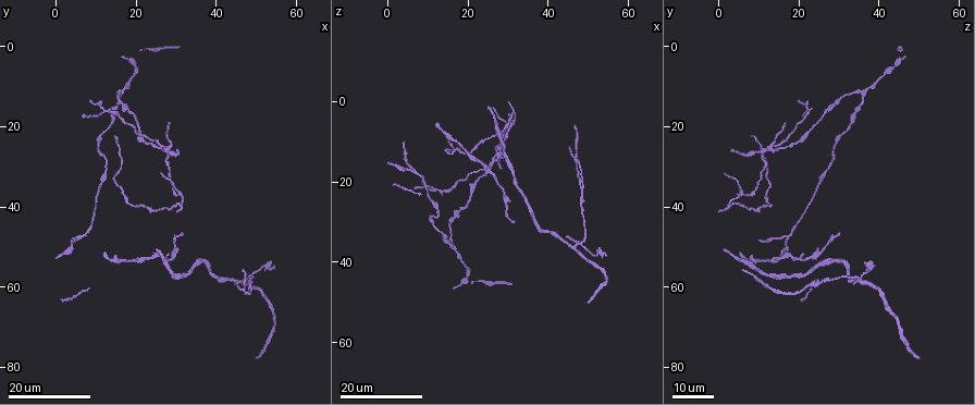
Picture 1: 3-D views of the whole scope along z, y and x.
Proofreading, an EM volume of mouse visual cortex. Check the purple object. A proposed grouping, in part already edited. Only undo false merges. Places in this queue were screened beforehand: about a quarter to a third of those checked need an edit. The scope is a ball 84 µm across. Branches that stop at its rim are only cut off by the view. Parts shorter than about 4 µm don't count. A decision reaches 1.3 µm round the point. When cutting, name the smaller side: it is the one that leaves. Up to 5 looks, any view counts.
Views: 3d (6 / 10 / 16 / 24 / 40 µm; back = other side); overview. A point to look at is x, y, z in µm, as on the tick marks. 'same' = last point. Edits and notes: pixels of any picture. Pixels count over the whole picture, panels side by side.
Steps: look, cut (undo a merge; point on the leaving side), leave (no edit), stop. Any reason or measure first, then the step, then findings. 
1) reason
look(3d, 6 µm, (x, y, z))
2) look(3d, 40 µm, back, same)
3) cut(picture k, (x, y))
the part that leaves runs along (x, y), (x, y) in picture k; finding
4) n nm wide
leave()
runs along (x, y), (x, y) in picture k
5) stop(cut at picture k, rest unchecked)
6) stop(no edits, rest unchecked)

branch point
look(3d, 16 µm, (12.5, 16.5, 22.5))

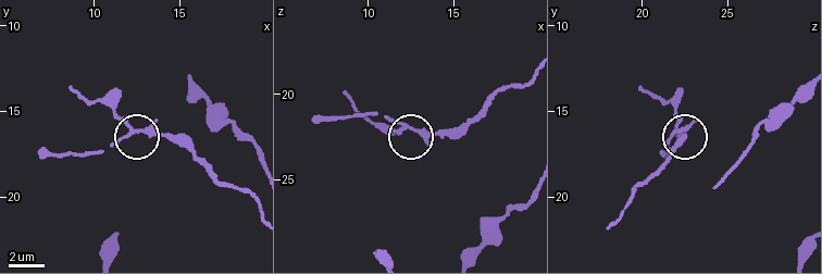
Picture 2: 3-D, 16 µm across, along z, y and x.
look(3d, 6 µm, (12.1, 16.0, 22.0))

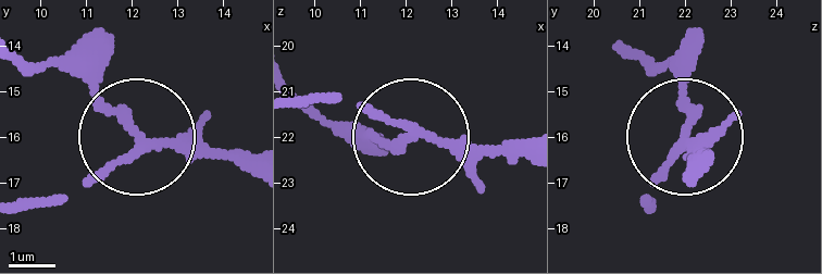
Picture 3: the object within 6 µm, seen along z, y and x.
side arm 5 µm
leave()
runs along (250, 175), (145, 145), (55, 59) in picture 3; one cell here

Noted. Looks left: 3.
three arms meet
look(3d, 24 µm, (31.0, 37.0, 5.5))

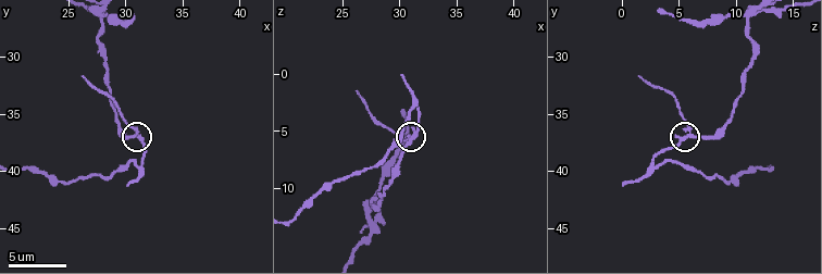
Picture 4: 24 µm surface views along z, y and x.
look(3d, 6 µm, (31.2, 37.0, 5.4))

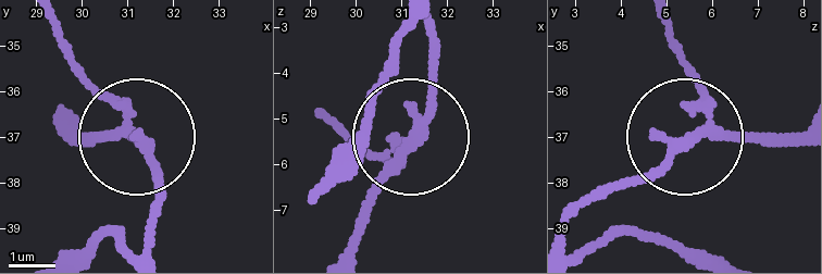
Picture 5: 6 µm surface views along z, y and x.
3 arms
cut(picture 5, (100, 92))
a second cell is stuck on

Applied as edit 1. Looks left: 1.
stop(cut at picture 5, rest unchecked)

